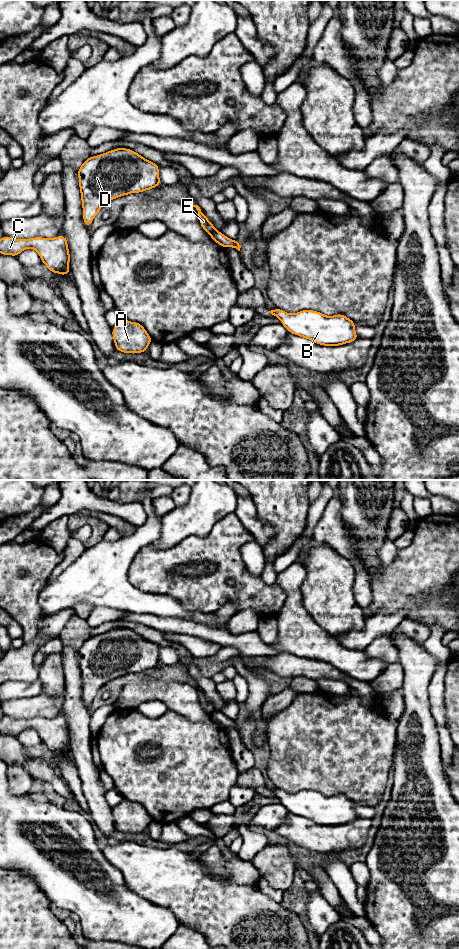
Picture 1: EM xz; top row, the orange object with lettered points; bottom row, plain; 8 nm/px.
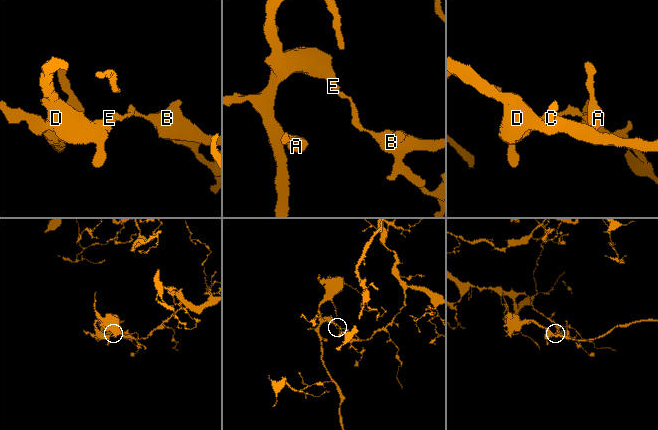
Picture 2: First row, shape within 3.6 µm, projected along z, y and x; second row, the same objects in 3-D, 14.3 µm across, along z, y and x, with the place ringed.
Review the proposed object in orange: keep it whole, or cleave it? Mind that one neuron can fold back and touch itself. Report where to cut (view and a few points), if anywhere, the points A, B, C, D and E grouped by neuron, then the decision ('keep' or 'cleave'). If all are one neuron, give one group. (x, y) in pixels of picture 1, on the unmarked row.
cut in xz along (216, 710), (210, 714); A C D E / B; cleave

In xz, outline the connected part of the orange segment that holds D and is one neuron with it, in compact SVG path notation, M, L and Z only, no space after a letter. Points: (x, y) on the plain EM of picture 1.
M116 628L89 637L78 649L83 701L89 708L99 690L108 682L130 673L140 673L161 664L159 646L131 629Z

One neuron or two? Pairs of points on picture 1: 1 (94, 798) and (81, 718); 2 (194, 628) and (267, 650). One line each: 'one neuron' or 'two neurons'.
1: one neuron
2: one neuron

